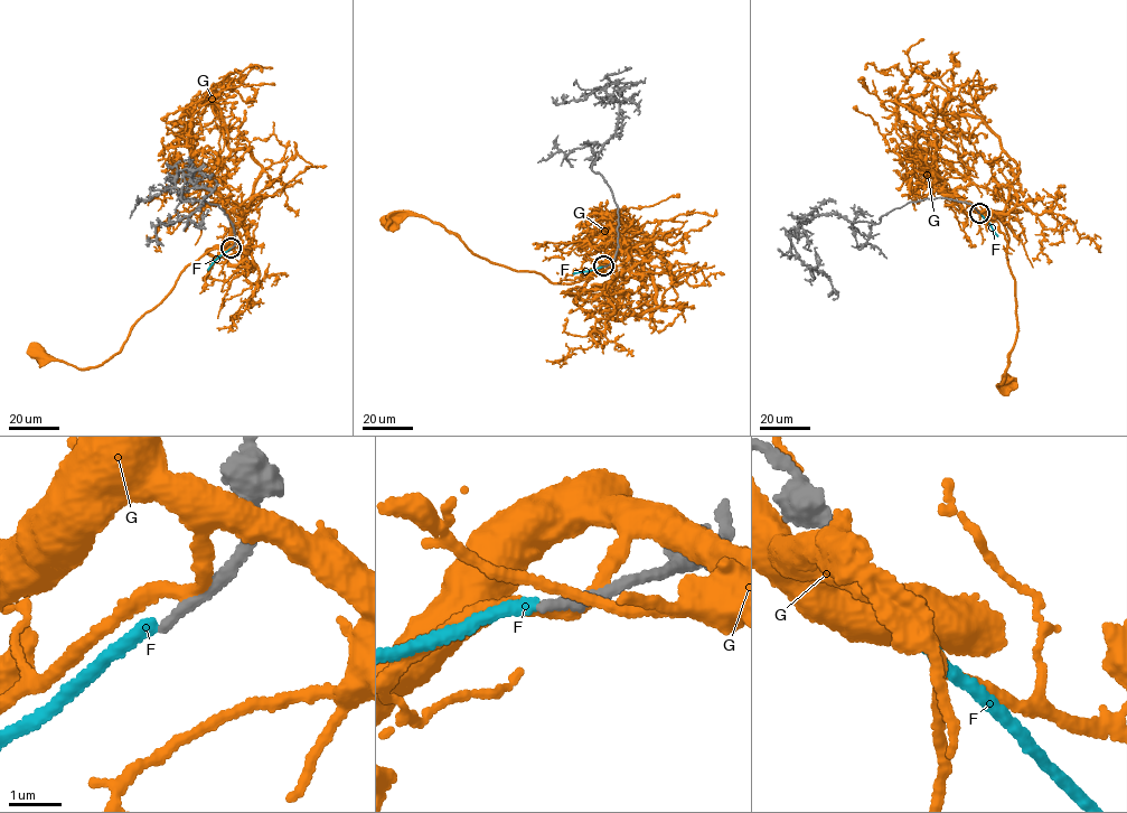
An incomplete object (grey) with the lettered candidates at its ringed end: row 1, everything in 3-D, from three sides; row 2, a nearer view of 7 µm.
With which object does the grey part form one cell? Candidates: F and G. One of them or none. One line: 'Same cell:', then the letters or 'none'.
Same cell: none

